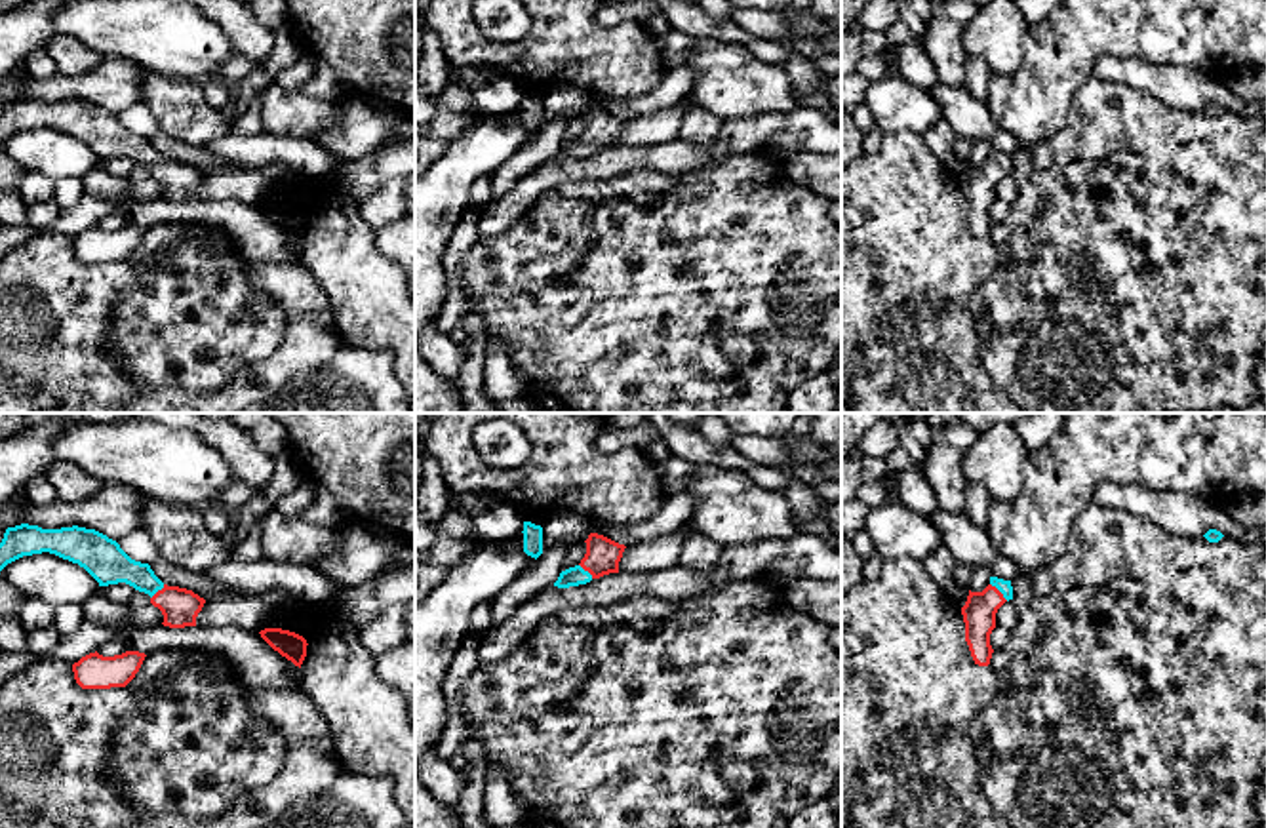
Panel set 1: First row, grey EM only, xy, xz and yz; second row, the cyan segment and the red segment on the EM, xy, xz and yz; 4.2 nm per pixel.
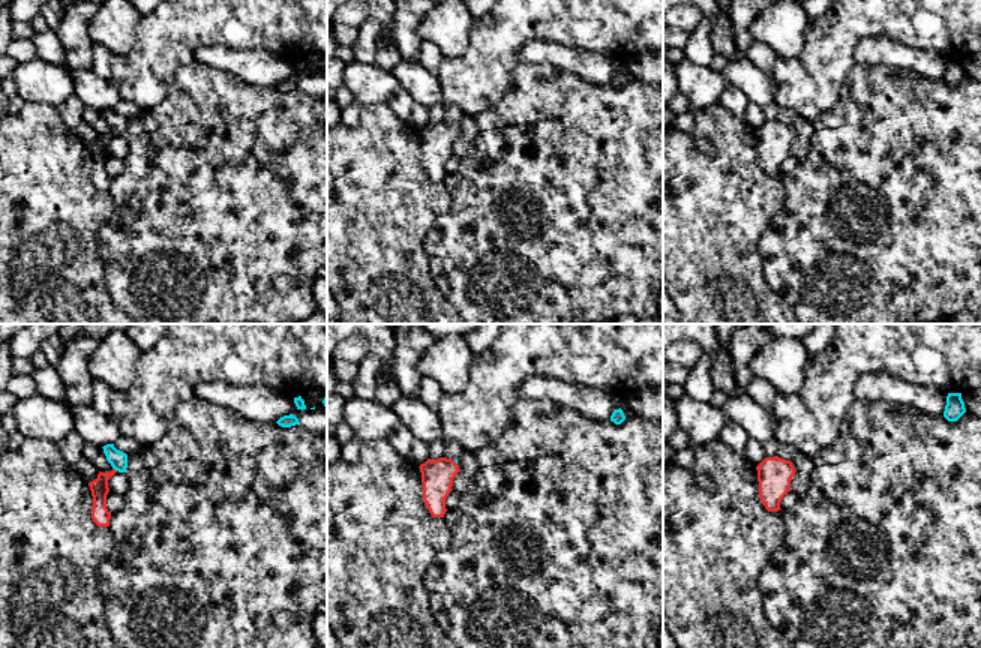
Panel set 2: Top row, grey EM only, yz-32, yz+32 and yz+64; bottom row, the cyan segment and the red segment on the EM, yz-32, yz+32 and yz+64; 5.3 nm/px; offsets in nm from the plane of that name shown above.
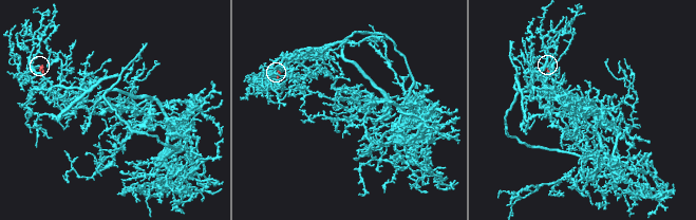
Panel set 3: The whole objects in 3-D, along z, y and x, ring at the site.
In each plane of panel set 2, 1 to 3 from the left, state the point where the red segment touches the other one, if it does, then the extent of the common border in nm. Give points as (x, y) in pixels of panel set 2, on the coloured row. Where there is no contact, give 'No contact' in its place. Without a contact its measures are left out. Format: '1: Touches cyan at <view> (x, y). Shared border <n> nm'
1: Touches cyan at yz-32 (114, 468). Shared border 40 nm
2: No contact
3: No contact

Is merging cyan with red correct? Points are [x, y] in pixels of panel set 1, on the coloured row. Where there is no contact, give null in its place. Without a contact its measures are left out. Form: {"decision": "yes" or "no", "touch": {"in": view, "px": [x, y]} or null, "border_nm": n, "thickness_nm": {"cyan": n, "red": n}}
{"decision": "yes", "touch": {"in": "yz", "px": [1000, 591]}, "border_nm": 110, "thickness_nm": {"cyan": 60, "red": 140}}

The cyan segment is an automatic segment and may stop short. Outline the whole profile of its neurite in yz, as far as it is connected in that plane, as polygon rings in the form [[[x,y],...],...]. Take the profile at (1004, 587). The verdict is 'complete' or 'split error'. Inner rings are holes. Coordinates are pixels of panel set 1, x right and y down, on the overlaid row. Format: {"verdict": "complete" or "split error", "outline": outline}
{"verdict": "split error", "outline": [[[990,577],[990,584],[982,592],[971,592],[961,607],[965,622],[965,641],[975,664],[988,666],[992,659],[990,634],[996,628],[998,609],[1013,600],[1011,581]]]}

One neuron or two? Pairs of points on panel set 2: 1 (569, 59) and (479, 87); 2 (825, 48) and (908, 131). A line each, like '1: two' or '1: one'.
1: two
2: two

